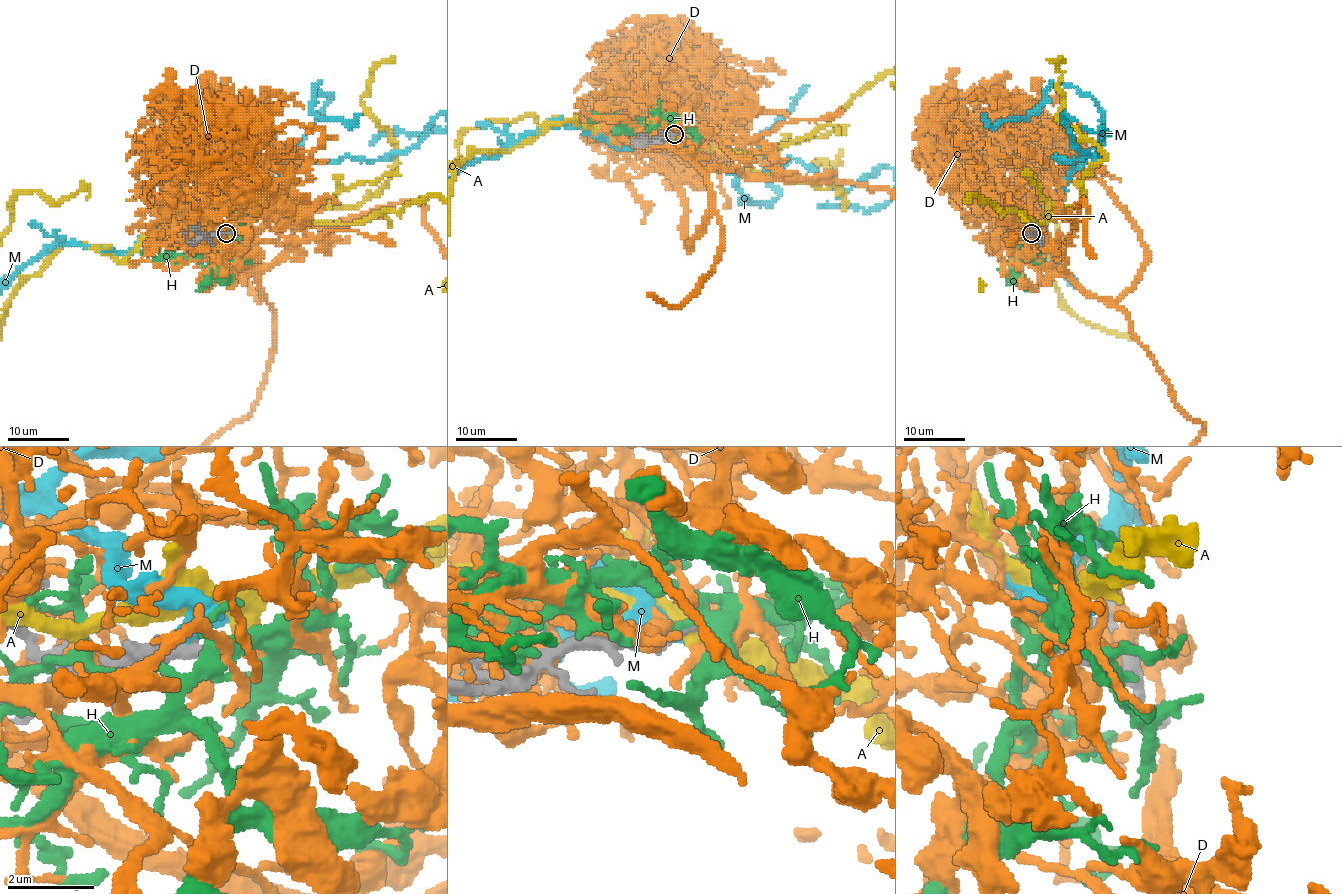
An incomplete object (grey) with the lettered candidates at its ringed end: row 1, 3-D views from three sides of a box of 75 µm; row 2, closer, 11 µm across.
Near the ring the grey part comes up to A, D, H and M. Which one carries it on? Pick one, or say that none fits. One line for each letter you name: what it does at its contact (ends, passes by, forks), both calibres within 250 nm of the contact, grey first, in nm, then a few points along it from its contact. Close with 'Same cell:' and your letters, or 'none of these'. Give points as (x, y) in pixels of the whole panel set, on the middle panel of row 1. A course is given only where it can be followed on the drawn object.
H: it forks; calibres 300 and 200 nm
Same cell: H

